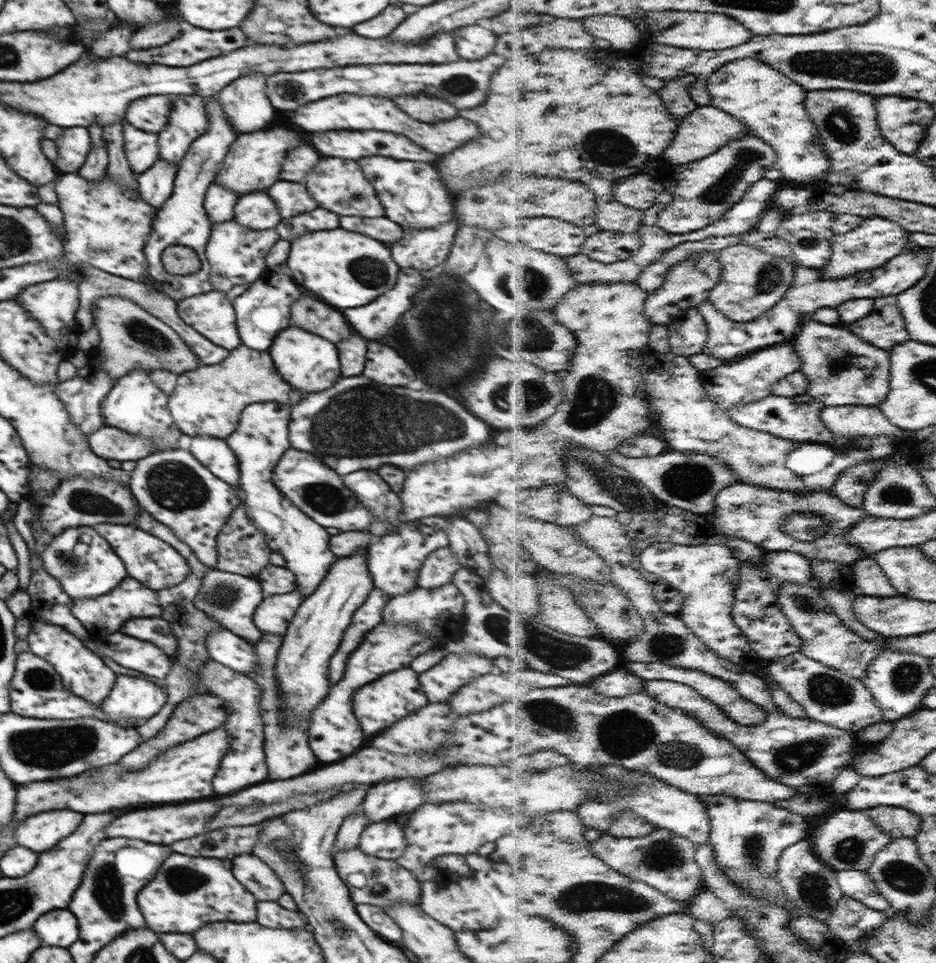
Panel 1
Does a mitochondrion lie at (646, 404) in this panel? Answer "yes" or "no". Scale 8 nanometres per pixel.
no

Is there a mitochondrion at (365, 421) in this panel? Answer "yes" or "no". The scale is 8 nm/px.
yes

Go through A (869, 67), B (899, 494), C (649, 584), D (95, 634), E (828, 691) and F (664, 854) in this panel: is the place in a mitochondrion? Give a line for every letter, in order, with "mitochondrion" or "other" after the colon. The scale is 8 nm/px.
A: mitochondrion
B: mitochondrion
C: other
D: other
E: mitochondrion
F: mitochondrion

